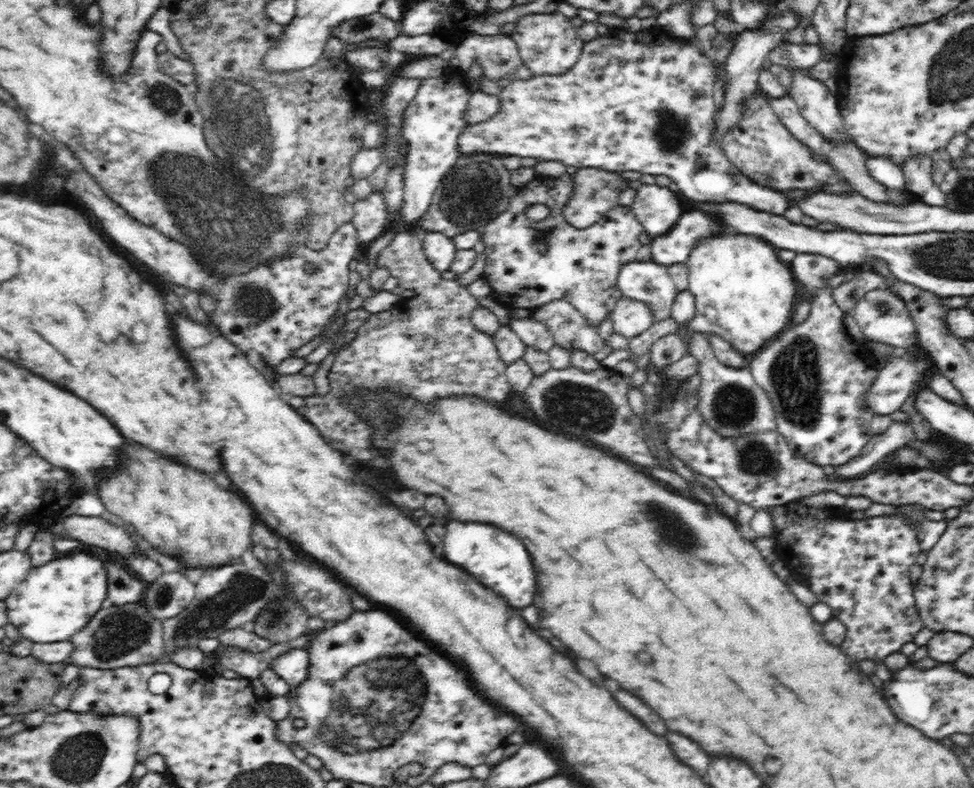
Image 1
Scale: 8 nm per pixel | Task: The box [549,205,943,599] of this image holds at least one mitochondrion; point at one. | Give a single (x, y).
(795, 375)

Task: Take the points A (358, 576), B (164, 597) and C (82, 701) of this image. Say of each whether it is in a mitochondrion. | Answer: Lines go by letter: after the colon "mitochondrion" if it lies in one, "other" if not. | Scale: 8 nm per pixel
A: other
B: mitochondrion
C: other

